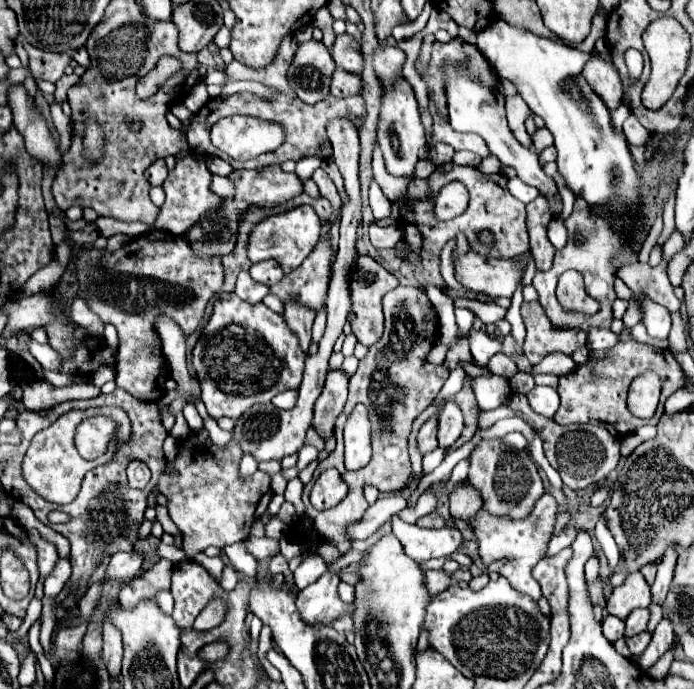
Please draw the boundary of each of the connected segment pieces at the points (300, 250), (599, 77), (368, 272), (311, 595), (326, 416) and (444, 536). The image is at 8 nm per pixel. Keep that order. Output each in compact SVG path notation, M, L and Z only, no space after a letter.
M300 205L296 209L272 215L268 219L258 221L256 227L252 229L248 237L248 245L246 245L248 257L254 263L272 257L280 263L284 273L294 271L296 267L300 267L300 263L308 257L308 251L312 251L312 247L320 239L320 229L322 229L322 223L310 205Z
M592 51L582 75L590 83L590 87L596 93L600 93L606 107L610 107L614 111L620 105L622 83L620 83L620 75L618 75L616 67L612 65L612 61L606 61L598 55L598 51Z
M360 255L358 265L354 267L352 273L352 311L356 317L352 317L352 331L358 337L358 341L366 347L372 347L380 335L384 331L384 315L382 312L382 299L384 293L388 293L390 289L394 289L398 285L398 279L388 273L380 263L376 263L374 259Z
M326 571L312 585L302 589L296 597L300 617L308 625L332 625L342 615L354 613L354 603L344 603L338 595L338 573Z
M330 369L326 373L324 389L314 405L314 419L312 425L320 439L328 439L334 435L334 423L338 415L344 411L346 397L348 397L348 375L342 369Z
M392 517L392 531L404 551L418 563L432 557L448 557L462 543L462 535L456 527L422 529L418 525L404 523L398 517Z

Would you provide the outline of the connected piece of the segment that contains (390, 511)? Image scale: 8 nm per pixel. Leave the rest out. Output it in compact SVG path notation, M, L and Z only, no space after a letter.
M388 495L388 497L378 499L372 507L366 509L360 523L356 523L356 527L352 527L352 539L368 539L392 515L398 515L406 505L408 505L408 501L404 497L400 497L400 495Z

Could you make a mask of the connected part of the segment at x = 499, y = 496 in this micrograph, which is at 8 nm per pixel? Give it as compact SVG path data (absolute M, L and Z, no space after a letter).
M500 439L480 441L478 447L472 451L470 461L472 467L468 481L476 491L480 491L484 509L490 515L508 519L526 519L532 513L536 501L544 495L544 483L538 475L538 467L528 457L526 449L524 451L508 449L506 445L502 445Z

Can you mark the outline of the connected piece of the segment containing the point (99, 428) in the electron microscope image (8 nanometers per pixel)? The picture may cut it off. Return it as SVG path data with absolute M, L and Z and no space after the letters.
M92 417L80 423L76 431L76 447L84 459L96 459L106 451L110 439L114 437L116 423L108 417Z

